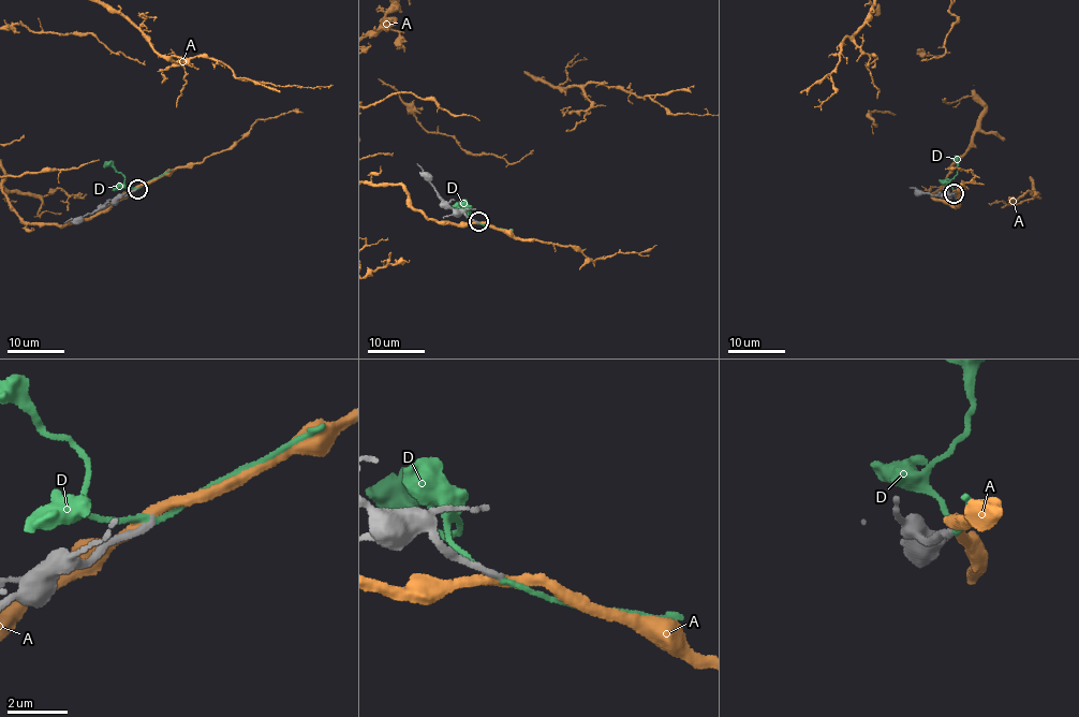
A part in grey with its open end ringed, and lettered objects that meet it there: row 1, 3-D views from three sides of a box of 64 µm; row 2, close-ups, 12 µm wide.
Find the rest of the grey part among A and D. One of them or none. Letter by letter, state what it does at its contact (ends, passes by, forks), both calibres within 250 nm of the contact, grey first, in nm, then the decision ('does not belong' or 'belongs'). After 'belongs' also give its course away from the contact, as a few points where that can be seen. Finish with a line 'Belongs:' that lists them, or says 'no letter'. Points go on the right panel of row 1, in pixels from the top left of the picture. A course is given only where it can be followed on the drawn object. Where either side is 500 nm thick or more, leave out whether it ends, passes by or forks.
A: it passes by; 240 nm thick on the grey side, 340 nm on the other; does not belong
D: it passes by; 240 nm thick on the grey side, 170 nm on the other; does not belong
Belongs: no letter

